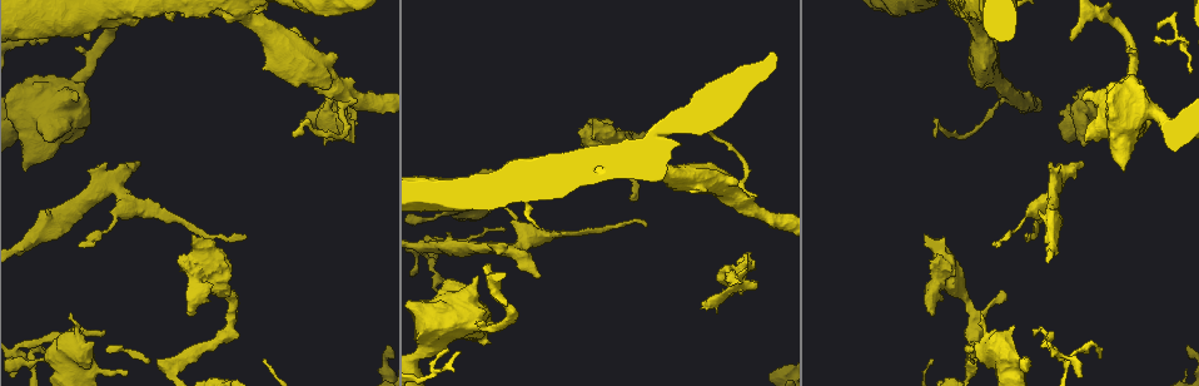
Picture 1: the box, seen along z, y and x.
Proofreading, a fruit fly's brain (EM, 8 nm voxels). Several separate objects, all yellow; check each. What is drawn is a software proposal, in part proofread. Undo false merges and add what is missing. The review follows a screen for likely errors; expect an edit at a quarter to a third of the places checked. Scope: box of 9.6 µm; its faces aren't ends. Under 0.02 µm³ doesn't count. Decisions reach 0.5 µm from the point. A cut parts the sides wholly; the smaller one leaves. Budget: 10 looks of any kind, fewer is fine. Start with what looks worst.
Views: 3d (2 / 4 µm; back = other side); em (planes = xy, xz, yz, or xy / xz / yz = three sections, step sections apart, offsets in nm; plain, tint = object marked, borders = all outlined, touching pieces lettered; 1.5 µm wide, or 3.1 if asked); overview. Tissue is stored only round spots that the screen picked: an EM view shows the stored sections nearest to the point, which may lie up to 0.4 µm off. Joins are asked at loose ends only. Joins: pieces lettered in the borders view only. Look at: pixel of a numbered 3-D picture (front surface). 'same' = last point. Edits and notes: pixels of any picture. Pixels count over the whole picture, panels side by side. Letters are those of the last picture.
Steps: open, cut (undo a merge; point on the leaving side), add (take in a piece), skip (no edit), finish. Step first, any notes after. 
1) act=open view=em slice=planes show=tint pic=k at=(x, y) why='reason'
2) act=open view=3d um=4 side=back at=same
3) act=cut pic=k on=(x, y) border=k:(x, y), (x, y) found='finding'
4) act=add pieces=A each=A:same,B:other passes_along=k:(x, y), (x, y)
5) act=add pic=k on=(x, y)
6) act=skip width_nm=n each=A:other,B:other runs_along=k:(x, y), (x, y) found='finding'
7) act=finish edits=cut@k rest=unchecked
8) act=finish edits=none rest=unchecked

act=open view=3d um=2 pic=1 at=(191, 312) why='free end'

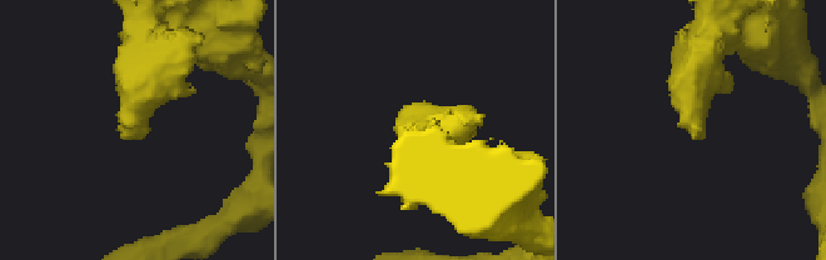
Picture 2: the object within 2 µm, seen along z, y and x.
act=open view=em slice=yz step=4 show=tint pic=2 at=(705, 136) why='shape alone is not enough'

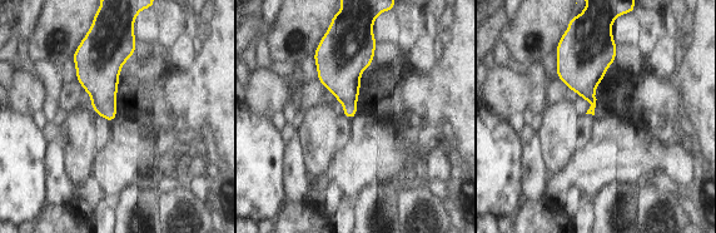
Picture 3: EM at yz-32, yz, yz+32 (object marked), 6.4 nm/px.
act=open view=em slice=planes show=borders at=same

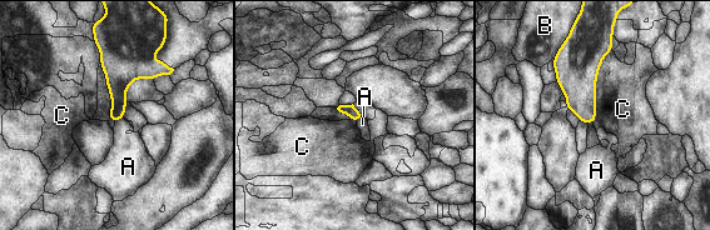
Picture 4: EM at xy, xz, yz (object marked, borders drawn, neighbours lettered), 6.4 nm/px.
act=skip each=A:other,B:other,C:other border=4:(612, 50), (597, 74), (592, 123) found='none of them fits'

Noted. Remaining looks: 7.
act=open view=em slice=planes show=borders pic=1 at=(1050, 163) why='free end'

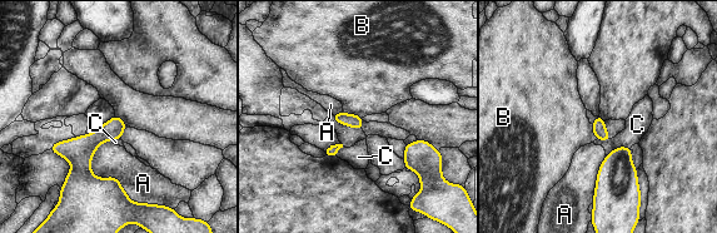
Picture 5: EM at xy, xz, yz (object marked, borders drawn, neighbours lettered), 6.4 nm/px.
act=skip each=A:other,B:other,C:other border=5:(343, 110), (363, 117) found='no lettered piece goes on from it'

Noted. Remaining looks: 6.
act=open view=em slice=xy step=4 show=tint pic=1 at=(78, 246) why='thin end'

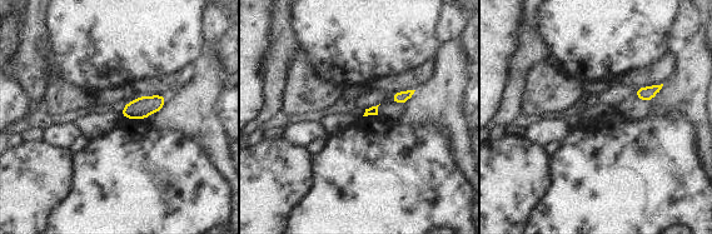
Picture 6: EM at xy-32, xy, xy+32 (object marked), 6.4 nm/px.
act=open view=em slice=xy step=4 show=borders at=same why='what lies round it'

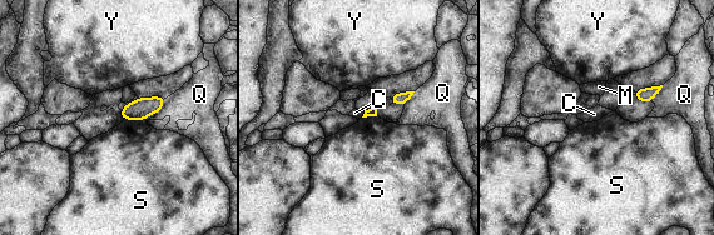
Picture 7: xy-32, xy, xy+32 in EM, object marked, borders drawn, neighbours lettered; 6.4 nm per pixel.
act=skip each=C:other,M:other,Q:other,S:other,Y:other border=7:(123, 119), (140, 119), (145, 121) found='none of them fits'

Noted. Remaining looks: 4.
act=open view=3d um=2 pic=1 at=(504, 229) why='tapers out'

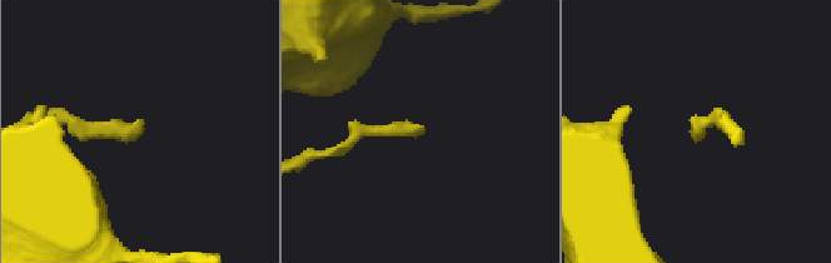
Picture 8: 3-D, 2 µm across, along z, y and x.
act=open view=em slice=planes show=borders pic=8 at=(138, 137)

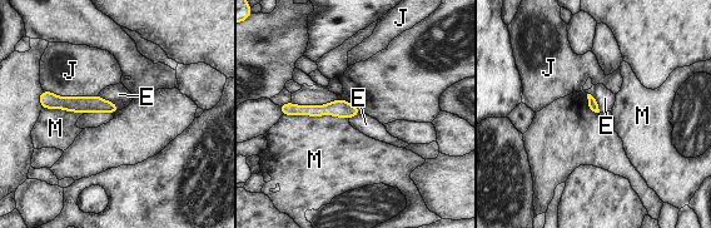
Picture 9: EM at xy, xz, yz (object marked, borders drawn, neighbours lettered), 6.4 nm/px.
act=skip longest_contact=M:440nm each=E:other,J:other,M:other runs_along=9:(282, 107), (356, 112) found='none of them fits'

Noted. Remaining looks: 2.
act=finish edits=none rest=unchecked

